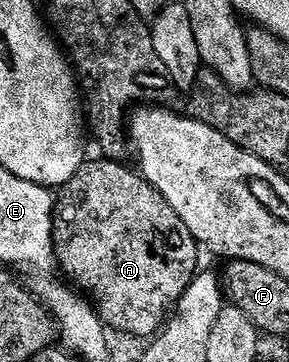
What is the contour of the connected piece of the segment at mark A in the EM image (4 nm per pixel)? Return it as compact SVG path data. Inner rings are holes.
M119 160L102 161L84 161L82 168L58 191L55 204L55 261L58 269L63 269L76 282L74 285L89 296L104 326L112 331L132 334L135 338L150 340L163 329L175 303L194 280L200 269L201 247L189 228L185 228L181 216L169 208L165 196L154 190L142 174L132 167L131 171L129 167L122 166L124 163Z

